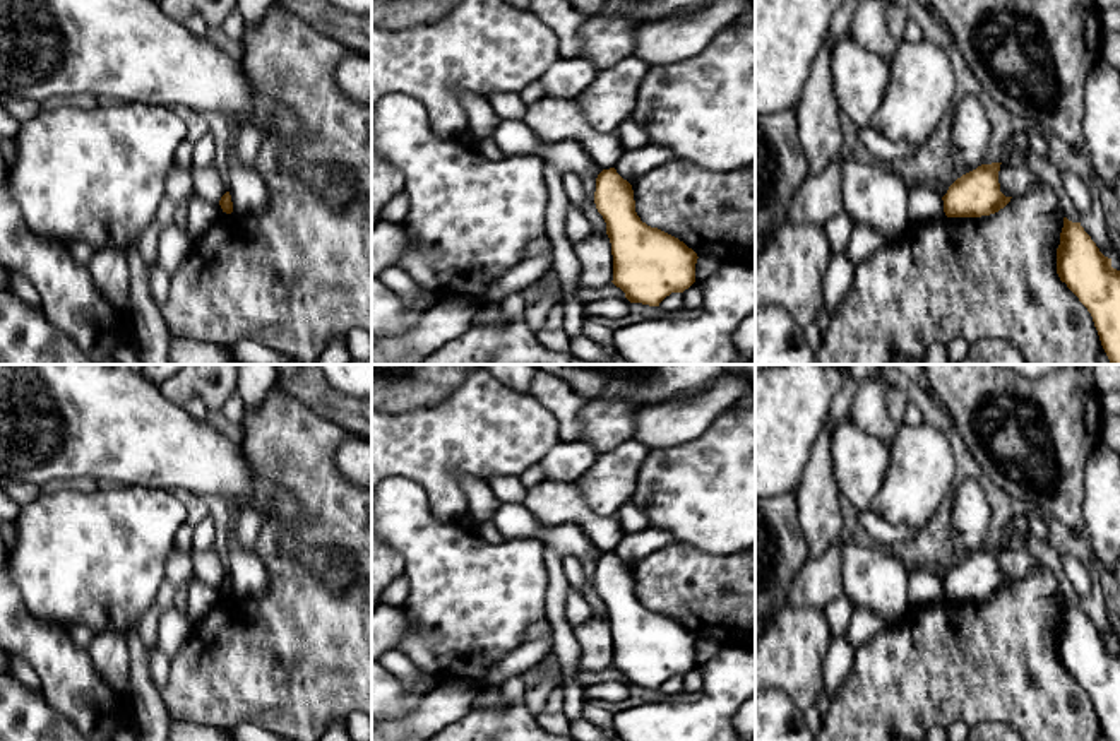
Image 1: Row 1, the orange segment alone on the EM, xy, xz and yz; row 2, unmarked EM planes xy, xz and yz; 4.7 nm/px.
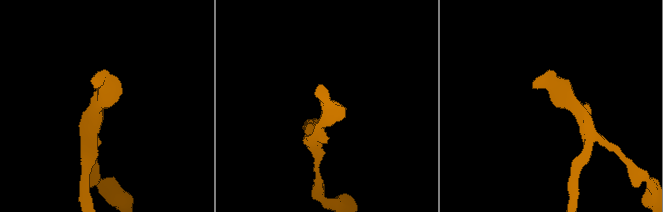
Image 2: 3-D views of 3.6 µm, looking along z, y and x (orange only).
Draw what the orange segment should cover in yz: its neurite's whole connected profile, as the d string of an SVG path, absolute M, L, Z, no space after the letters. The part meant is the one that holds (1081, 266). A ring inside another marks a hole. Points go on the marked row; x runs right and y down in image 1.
M1067 217L1057 248L1057 274L1091 313L1110 365L1120 365L1120 270L1111 267L1111 258L1099 252L1081 222Z

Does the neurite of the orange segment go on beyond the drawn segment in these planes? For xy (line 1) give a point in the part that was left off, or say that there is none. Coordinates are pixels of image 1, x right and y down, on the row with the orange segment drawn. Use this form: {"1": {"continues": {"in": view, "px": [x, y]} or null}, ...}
{"1": {"continues": null}}

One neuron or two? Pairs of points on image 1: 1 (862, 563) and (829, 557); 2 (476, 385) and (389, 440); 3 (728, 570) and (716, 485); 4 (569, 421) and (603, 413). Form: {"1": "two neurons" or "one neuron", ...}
{"1": "two neurons", "2": "one neuron", "3": "two neurons", "4": "two neurons"}

